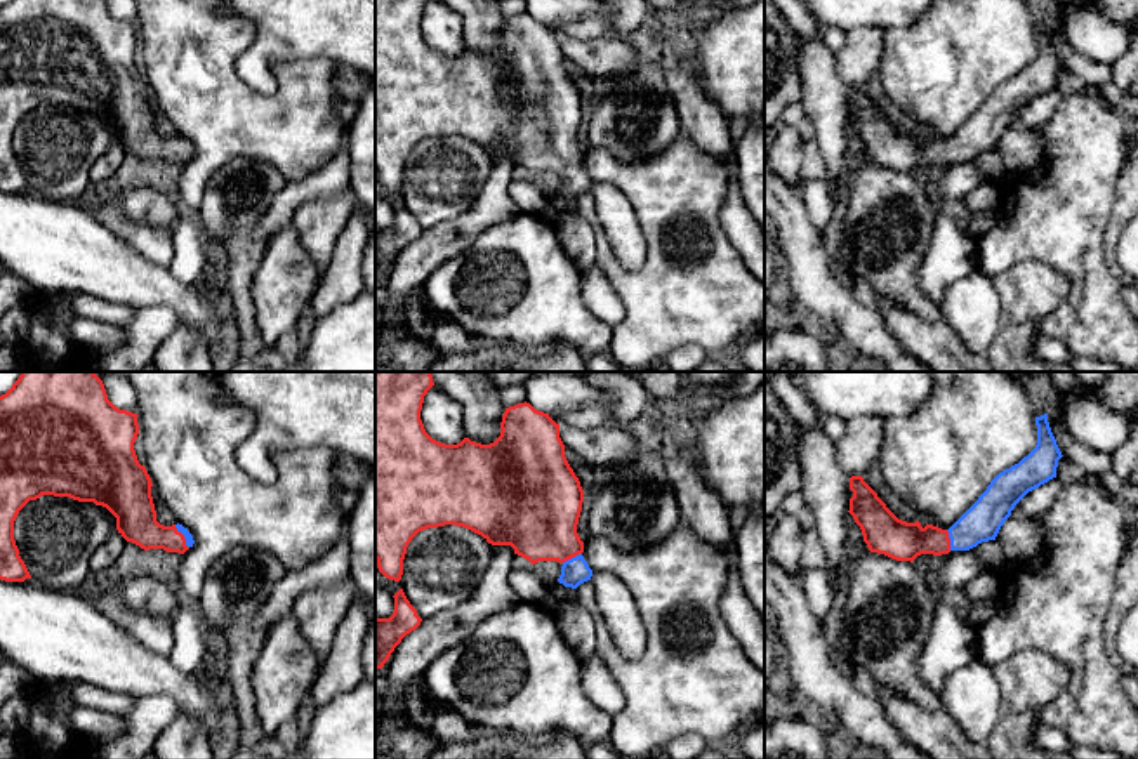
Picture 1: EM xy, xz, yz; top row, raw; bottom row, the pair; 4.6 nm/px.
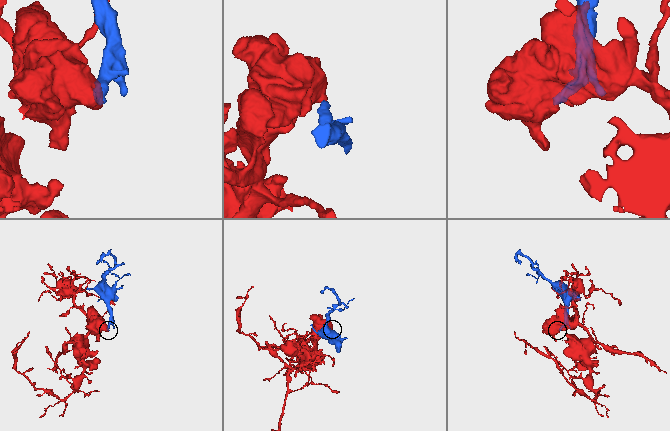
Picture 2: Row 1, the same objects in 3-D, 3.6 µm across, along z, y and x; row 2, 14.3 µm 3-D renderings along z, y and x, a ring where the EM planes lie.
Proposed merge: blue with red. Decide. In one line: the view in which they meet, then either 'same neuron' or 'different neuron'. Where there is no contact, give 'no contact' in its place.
xy | same neuron

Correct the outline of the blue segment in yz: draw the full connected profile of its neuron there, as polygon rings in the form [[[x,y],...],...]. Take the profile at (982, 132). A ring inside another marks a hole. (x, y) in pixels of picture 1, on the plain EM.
[[[1048,24],[1035,28],[1037,56],[1018,75],[999,83],[978,111],[949,139],[898,130],[862,87],[850,89],[850,125],[860,137],[870,163],[897,172],[914,172],[921,165],[942,167],[969,162],[996,151],[1015,116],[1032,101],[1056,89],[1063,68],[1051,43]]]

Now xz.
[[[375,0],[375,172],[379,182],[401,191],[412,149],[427,139],[455,135],[481,146],[492,156],[511,156],[528,170],[561,174],[558,189],[577,200],[591,191],[577,135],[584,101],[565,68],[559,35],[530,14],[506,19],[500,47],[481,56],[464,49],[457,56],[433,50],[420,31],[429,0]]]

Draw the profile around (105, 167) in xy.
[[[111,144],[92,165],[89,172],[90,182],[104,186],[120,168],[125,158],[125,149],[122,144]]]

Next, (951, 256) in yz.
[[[973,160],[942,165],[942,175],[931,189],[938,203],[931,245],[919,269],[921,292],[938,307],[945,287],[978,269],[975,261],[976,243],[957,229],[954,219],[943,212],[950,201],[966,198],[975,188],[992,184],[1001,196],[1006,170],[999,177],[985,177]]]

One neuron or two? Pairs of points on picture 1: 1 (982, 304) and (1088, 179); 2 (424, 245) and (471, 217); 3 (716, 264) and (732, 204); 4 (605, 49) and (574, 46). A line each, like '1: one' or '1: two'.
1: two
2: one
3: two
4: one

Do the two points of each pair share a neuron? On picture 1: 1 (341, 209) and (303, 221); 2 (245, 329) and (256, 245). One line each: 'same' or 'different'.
1: same
2: same

